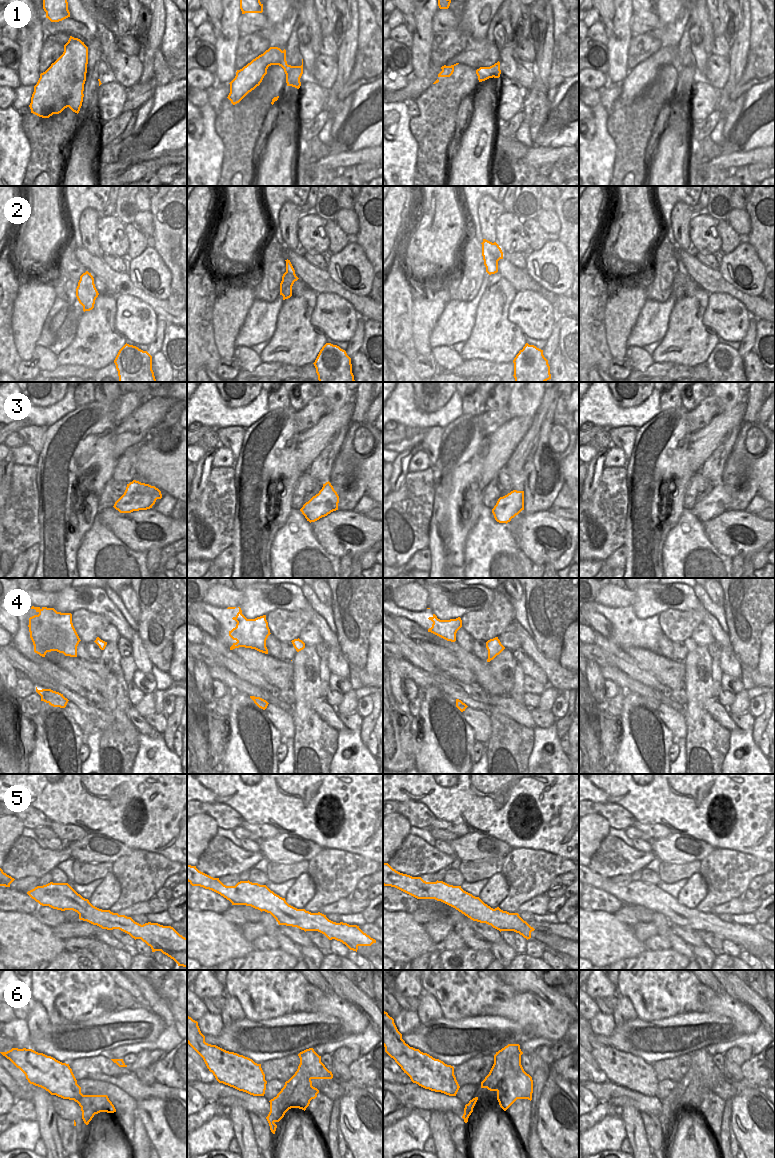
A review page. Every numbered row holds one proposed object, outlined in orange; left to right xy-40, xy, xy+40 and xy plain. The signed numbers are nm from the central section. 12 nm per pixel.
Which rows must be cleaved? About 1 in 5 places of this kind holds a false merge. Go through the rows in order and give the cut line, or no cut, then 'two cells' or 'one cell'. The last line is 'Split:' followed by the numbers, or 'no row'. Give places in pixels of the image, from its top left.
1: no cut; one cell
2: cut in xy along (285, 272), (295, 275); two cells
3: no cut; one cell
4: no cut; one cell
5: no cut; one cell
6: no cut; one cell
Split: 2

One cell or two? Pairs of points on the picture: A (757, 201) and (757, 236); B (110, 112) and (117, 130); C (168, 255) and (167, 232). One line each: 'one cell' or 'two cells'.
A: one cell
B: two cells
C: one cell

